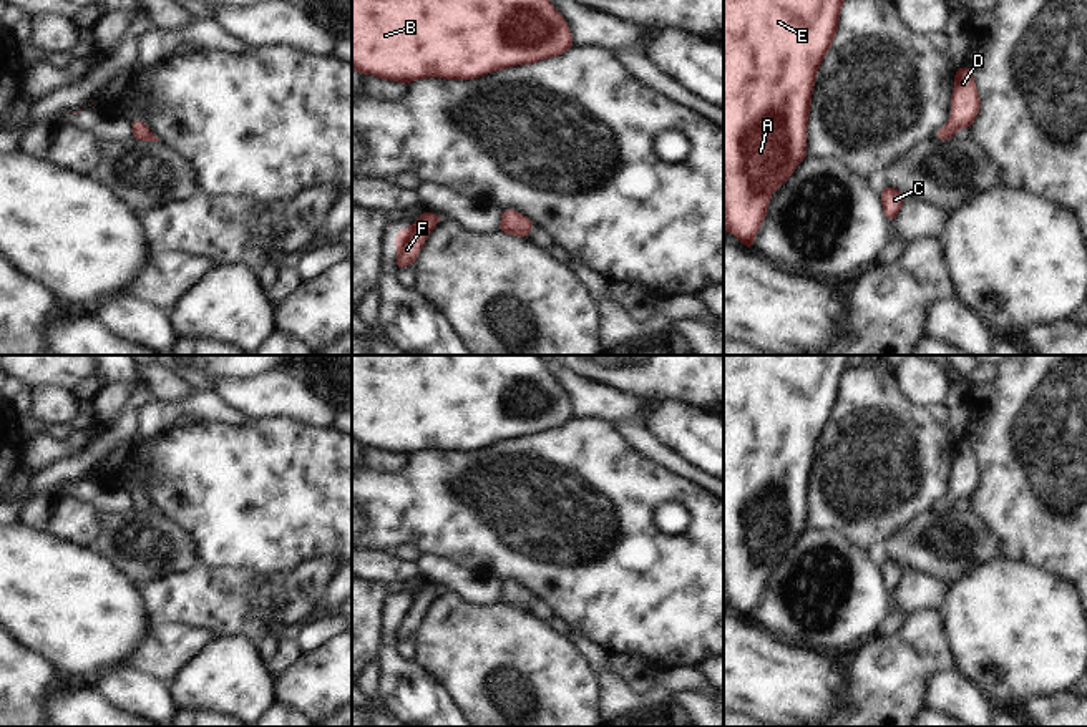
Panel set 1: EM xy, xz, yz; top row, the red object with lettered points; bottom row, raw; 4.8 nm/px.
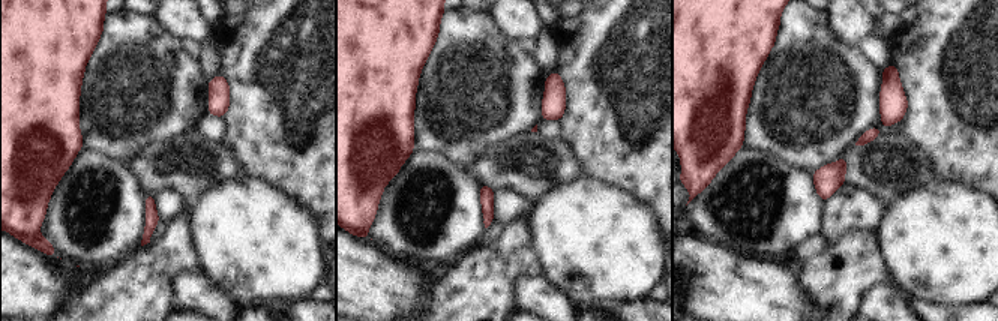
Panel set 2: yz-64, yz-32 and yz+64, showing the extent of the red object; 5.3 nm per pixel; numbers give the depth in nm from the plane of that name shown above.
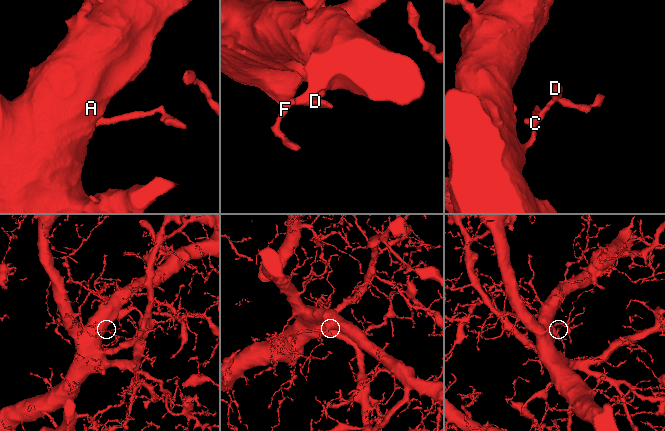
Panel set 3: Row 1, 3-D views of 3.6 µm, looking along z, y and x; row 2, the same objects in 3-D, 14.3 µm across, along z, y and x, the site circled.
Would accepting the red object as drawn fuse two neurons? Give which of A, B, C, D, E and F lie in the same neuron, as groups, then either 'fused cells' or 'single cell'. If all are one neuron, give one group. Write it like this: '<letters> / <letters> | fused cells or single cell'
A B C D E F | single cell

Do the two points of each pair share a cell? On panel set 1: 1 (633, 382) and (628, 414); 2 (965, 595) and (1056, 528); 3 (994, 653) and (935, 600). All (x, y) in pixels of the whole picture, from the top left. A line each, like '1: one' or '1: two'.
1: two
2: two
3: two

